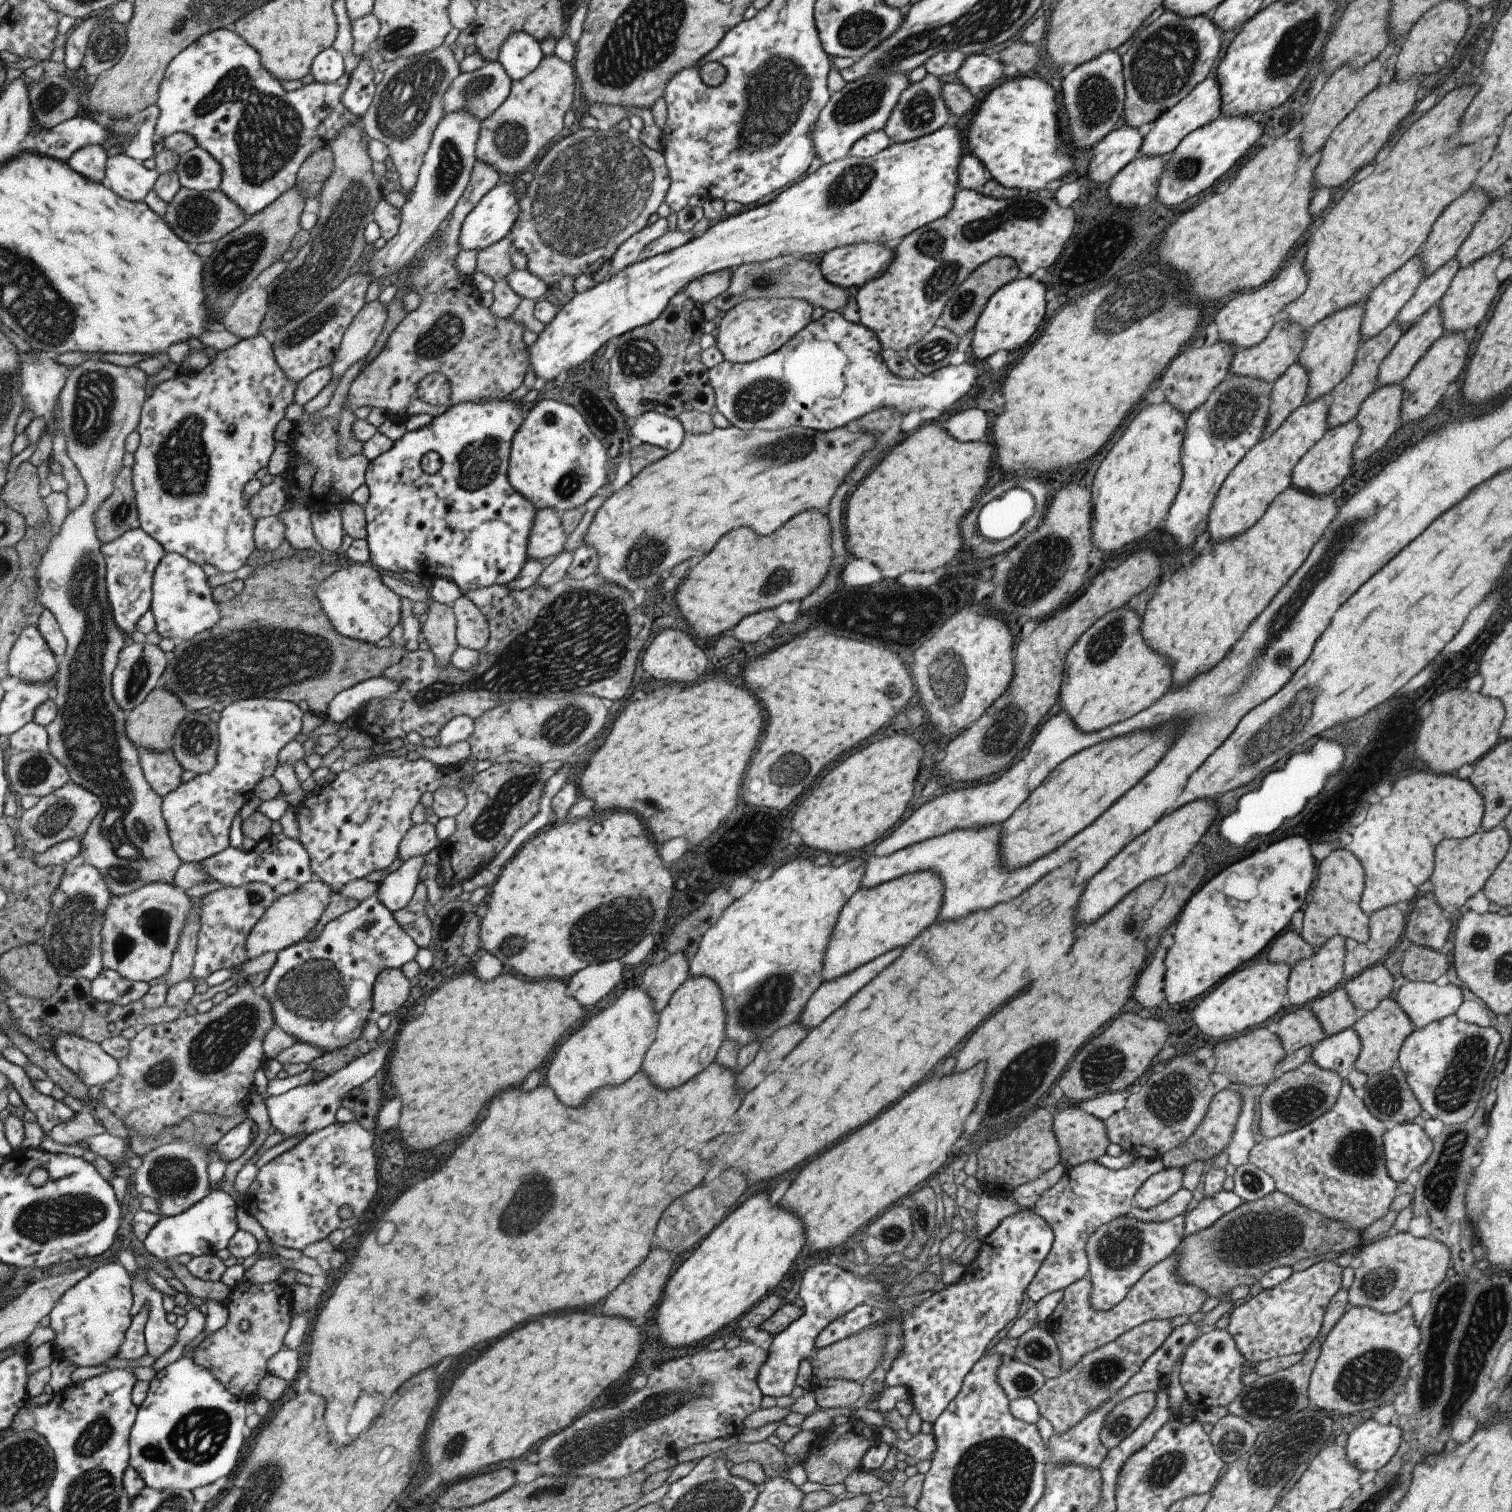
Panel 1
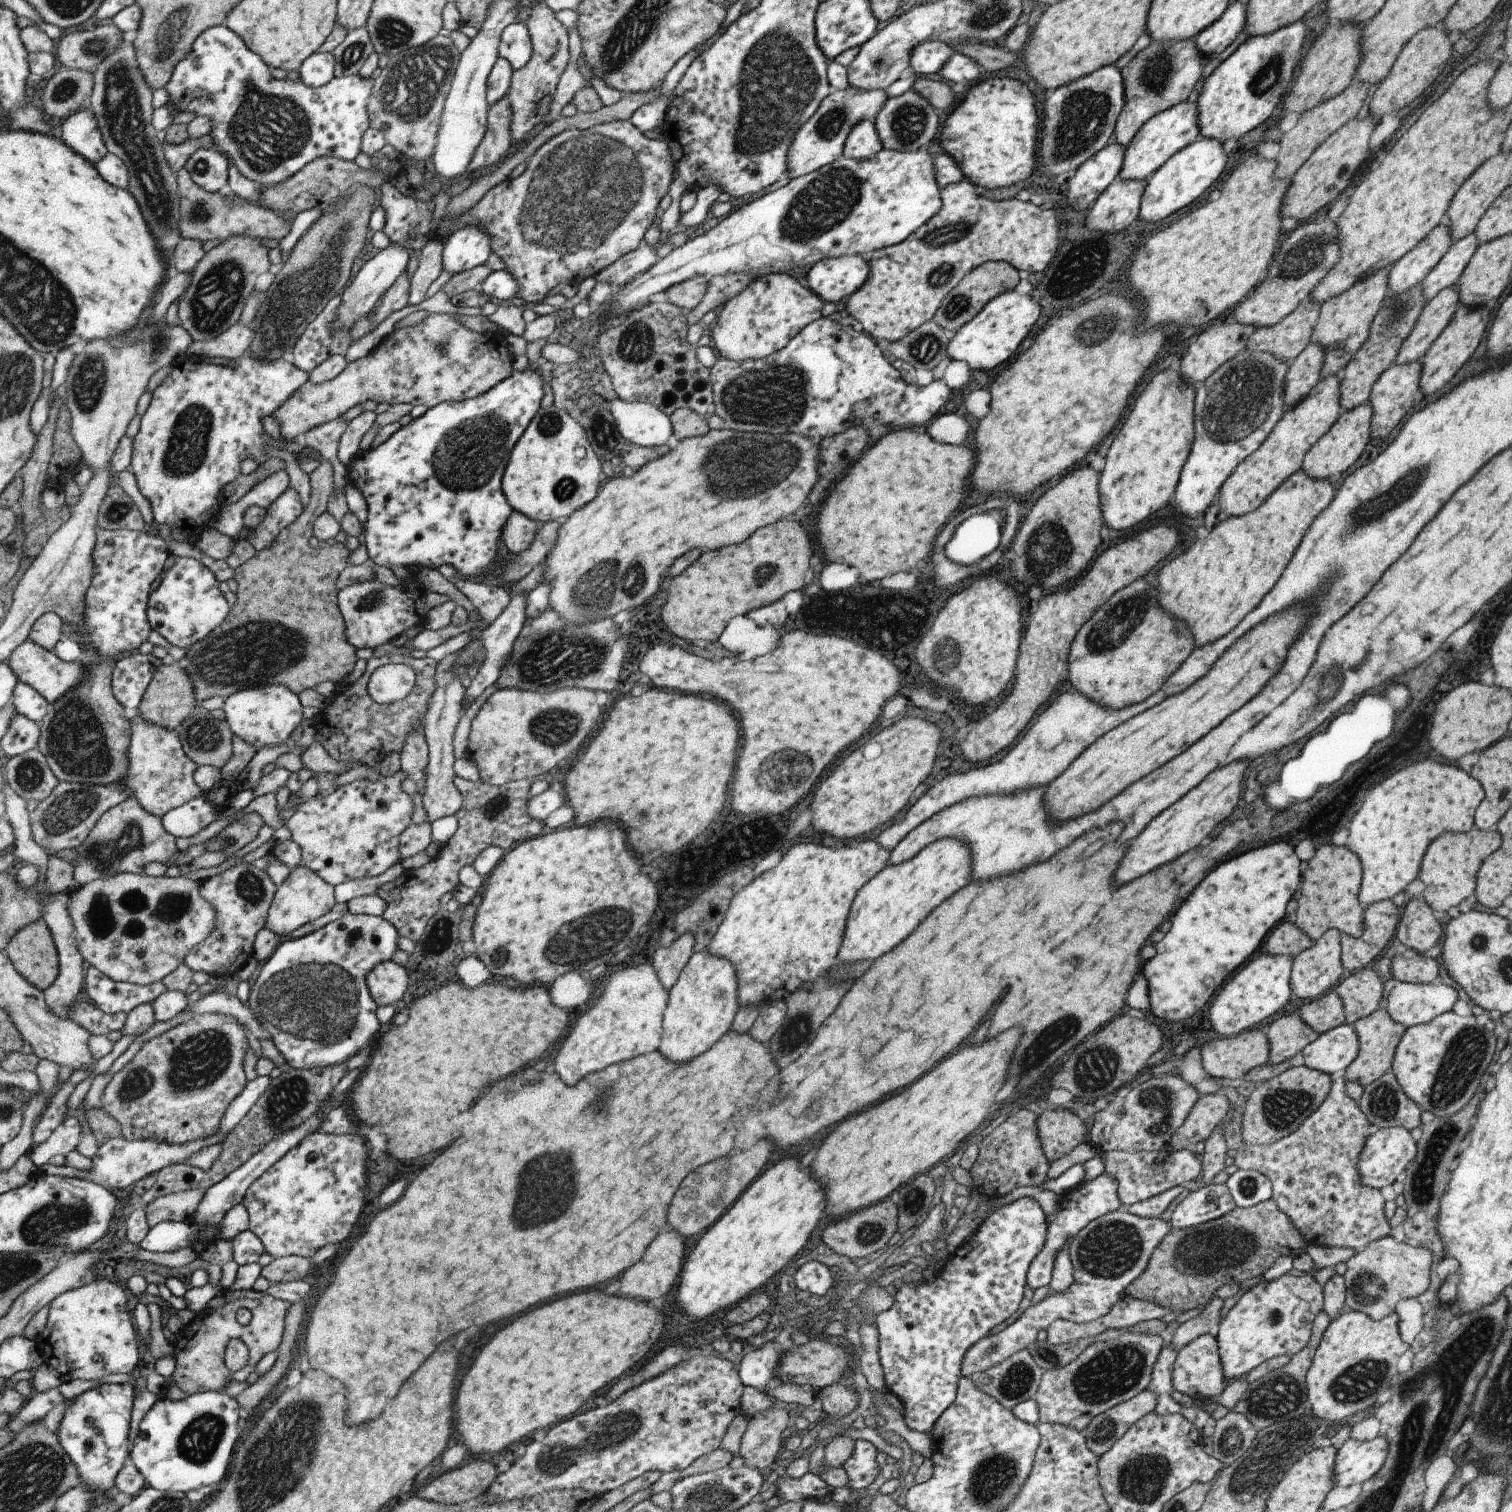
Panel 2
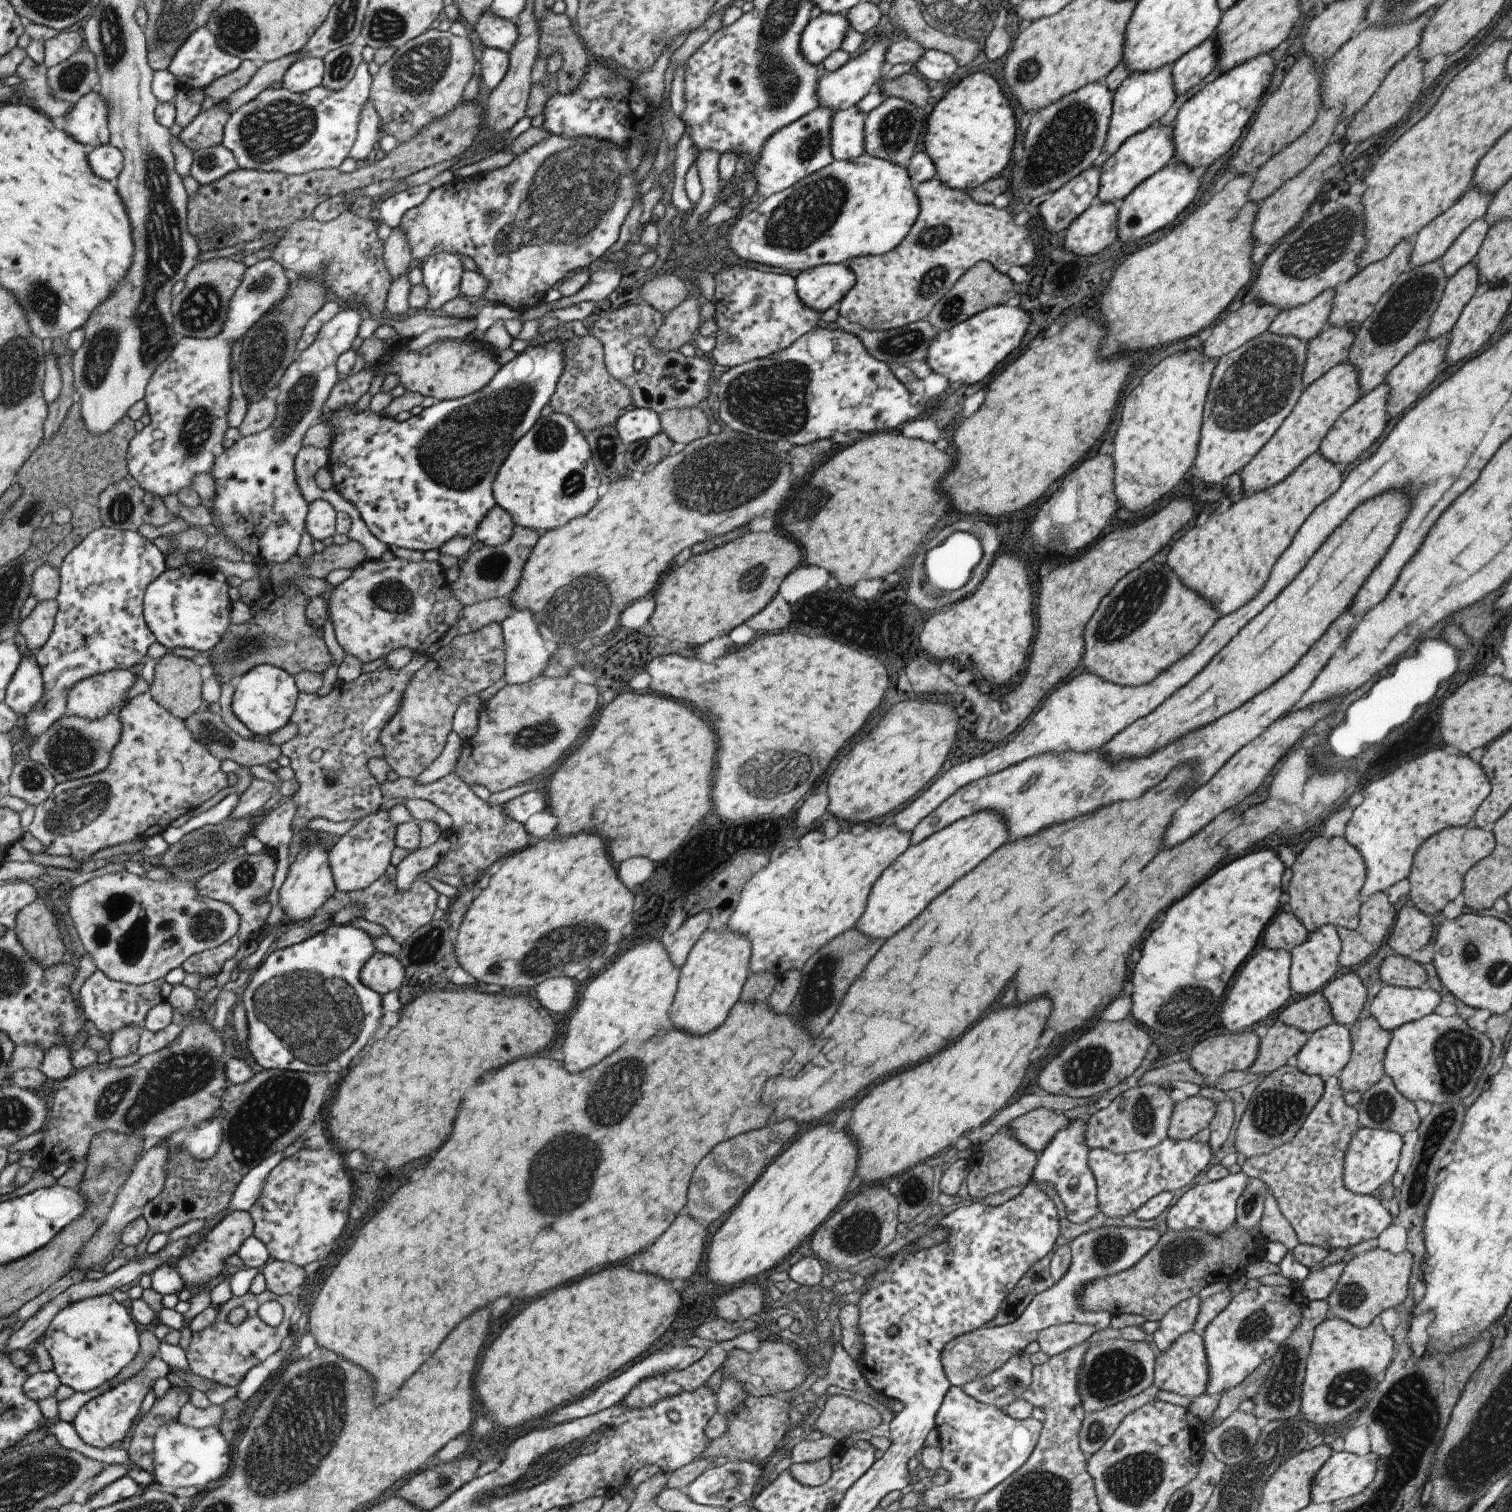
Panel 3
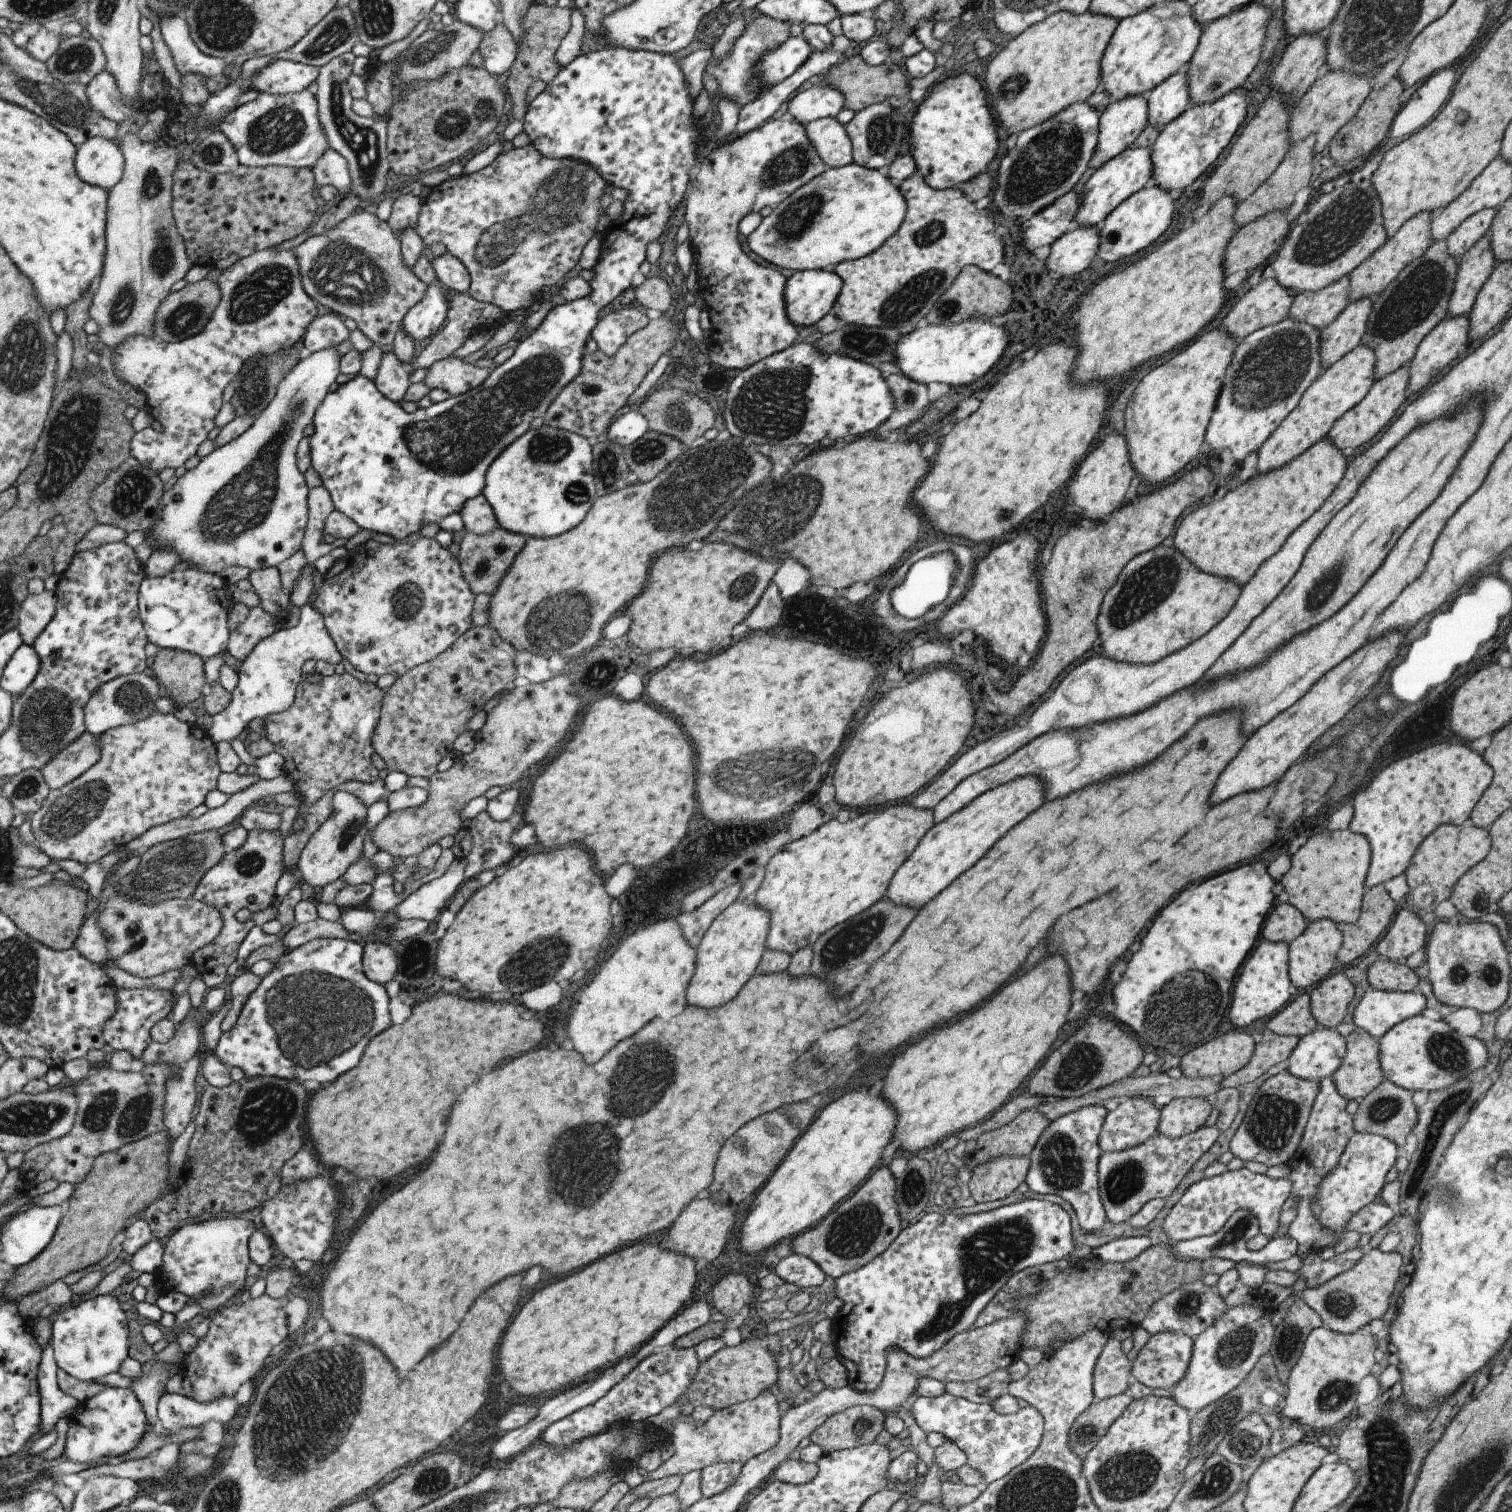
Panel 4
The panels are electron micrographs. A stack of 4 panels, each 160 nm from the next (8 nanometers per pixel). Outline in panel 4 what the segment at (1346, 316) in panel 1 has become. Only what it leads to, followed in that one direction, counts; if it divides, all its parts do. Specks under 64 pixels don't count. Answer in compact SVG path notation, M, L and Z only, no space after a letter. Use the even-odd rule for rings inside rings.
M1421 211L1408 218L1379 248L1376 248L1361 264L1350 273L1350 291L1348 300L1378 295L1397 273L1412 260L1421 256L1432 241L1431 223L1436 212Z

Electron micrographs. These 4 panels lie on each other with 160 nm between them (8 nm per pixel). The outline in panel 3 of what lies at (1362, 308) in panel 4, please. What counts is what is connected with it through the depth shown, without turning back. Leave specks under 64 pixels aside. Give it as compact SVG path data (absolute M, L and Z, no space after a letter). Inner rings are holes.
M1329 324L1317 336L1309 340L1302 370L1304 386L1317 380L1336 364L1347 362L1353 341L1354 331L1349 327Z

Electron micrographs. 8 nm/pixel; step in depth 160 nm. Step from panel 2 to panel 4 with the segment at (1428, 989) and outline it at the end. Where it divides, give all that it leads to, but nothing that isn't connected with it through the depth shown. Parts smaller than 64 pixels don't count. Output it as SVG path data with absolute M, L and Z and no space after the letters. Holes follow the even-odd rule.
M1365 991L1352 1011L1353 1026L1377 1040L1406 1018L1419 1015L1425 1008L1425 997L1412 992Z

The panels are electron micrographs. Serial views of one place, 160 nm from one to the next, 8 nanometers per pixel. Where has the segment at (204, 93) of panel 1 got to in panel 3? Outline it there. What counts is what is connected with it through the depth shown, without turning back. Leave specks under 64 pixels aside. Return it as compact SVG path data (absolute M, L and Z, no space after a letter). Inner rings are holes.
M199 27L178 48L168 70L175 76L181 86L191 89L203 89L209 86L211 82L215 82L217 78L221 78L221 76L237 70L241 66L241 62L243 62L242 58L229 54L220 46L215 32L209 30L207 27ZM361 61L355 69L354 77L338 91L317 87L304 93L294 93L285 87L265 89L257 98L244 104L230 114L224 128L222 143L234 152L241 168L277 171L286 175L300 175L321 169L337 169L346 158L356 140L360 108L371 95L372 76L366 64Z

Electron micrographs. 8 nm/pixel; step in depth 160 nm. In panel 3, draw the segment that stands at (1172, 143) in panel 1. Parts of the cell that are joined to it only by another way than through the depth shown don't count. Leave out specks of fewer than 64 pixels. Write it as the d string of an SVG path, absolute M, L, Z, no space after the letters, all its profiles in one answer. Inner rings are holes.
M1153 124L1130 136L1117 150L1102 163L1096 200L1113 203L1127 196L1140 182L1172 160L1174 144L1170 143L1171 127Z

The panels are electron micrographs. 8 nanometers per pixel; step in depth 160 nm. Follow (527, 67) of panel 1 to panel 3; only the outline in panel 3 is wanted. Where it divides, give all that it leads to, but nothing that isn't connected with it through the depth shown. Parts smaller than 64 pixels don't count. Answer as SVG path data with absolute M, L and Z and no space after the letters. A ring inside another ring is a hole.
M485 8L483 14L473 26L473 33L478 34L485 47L495 47L508 54L517 38L517 29L513 22L502 19Z

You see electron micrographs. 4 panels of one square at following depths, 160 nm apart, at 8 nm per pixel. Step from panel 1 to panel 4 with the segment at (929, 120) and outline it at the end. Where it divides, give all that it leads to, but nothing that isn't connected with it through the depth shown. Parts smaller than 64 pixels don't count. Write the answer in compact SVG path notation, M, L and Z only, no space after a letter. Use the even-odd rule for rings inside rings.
M883 102L868 105L867 108L856 112L853 118L844 124L852 146L852 162L866 169L883 171L898 154L897 148L907 130L907 120L903 116L906 111L906 108L897 110Z

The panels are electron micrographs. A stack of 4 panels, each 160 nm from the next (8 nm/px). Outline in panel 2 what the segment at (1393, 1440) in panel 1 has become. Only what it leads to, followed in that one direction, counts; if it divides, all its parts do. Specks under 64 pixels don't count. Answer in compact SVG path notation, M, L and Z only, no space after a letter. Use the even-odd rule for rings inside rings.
M1375 1437L1369 1442L1347 1439L1335 1451L1332 1466L1333 1487L1360 1485L1373 1476L1383 1462L1388 1444L1383 1437Z

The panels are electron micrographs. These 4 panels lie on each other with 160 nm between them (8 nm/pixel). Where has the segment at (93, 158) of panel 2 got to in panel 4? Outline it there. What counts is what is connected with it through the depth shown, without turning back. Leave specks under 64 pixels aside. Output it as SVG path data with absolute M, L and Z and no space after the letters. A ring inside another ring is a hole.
M107 69L93 77L87 92L90 105L104 117L121 123L129 115L130 108L124 104L122 90L115 75Z

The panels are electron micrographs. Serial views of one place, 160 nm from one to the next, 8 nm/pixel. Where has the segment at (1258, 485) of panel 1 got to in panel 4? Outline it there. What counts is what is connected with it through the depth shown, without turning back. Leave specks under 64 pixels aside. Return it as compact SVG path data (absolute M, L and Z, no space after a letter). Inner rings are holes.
M1357 345L1337 362L1323 368L1300 396L1297 406L1277 425L1257 450L1257 470L1265 472L1279 468L1326 436L1335 420L1353 408L1374 383L1374 352L1365 345Z

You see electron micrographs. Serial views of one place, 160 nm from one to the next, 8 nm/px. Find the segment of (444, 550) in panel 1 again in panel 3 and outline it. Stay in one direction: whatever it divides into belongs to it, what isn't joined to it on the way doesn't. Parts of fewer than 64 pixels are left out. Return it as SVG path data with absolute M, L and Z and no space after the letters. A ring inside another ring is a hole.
M553 339L548 342L536 341L531 342L522 352L518 352L512 359L504 365L501 365L494 377L483 387L471 394L457 397L456 399L443 399L437 401L429 407L425 407L417 415L411 415L401 422L395 421L393 417L386 417L381 412L372 411L367 407L357 412L353 410L353 405L345 405L340 409L333 411L326 420L332 430L332 441L325 449L328 452L326 467L331 475L332 488L339 493L345 500L349 501L359 512L363 524L367 530L377 540L386 544L387 548L407 548L407 550L420 550L424 553L429 549L437 549L445 540L453 536L472 536L479 522L479 519L495 505L493 495L491 494L491 483L493 482L497 469L501 466L503 460L510 451L510 448L523 436L540 417L541 408L548 404L550 396L553 394L557 379L564 371L564 348L559 339Z

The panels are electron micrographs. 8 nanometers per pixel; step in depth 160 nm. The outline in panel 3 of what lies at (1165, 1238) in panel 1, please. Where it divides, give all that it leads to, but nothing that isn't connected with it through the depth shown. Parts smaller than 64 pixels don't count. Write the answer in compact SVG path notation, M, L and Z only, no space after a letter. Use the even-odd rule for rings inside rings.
M1103 1227L1075 1237L1070 1246L1071 1263L1067 1272L1051 1288L1033 1296L1019 1318L1001 1326L985 1326L956 1336L945 1343L940 1352L941 1366L950 1386L960 1387L966 1381L987 1376L1005 1361L1023 1353L1029 1342L1036 1340L1037 1334L1051 1325L1079 1323L1091 1325L1095 1331L1109 1326L1112 1317L1107 1311L1081 1311L1078 1304L1080 1288L1090 1280L1106 1277L1124 1271L1143 1258L1159 1240L1160 1234L1154 1229L1128 1227Z

